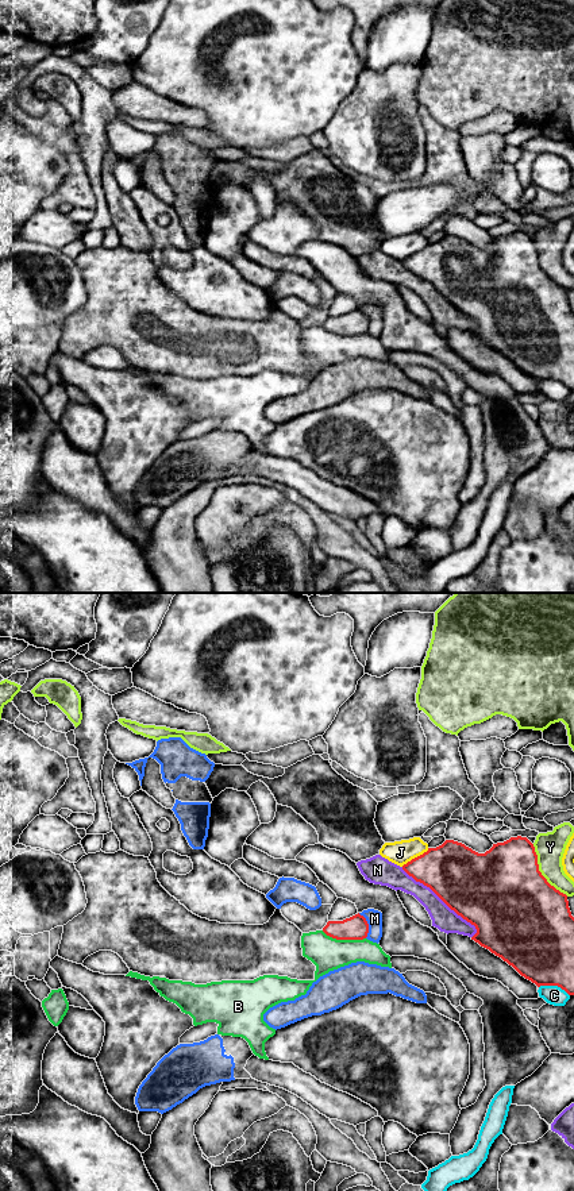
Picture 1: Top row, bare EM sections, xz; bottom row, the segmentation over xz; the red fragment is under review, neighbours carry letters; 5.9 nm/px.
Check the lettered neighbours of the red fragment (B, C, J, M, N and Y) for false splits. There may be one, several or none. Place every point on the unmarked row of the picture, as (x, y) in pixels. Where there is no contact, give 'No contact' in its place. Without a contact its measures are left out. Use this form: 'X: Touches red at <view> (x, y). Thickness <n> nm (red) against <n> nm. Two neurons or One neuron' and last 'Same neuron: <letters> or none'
B: Touches red at xz (343, 334). Thickness 140 nm (red) against 200 nm. Two neurons
C: Touches red at xz (554, 380). Thickness 400 nm (red) against 110 nm. Two neurons
J: Touches red at xz (415, 253). Thickness 340 nm (red) against 140 nm. Two neurons
M: Touches red at xz (368, 320). Thickness 140 nm (red) against 100 nm. Two neurons
N: Touches red at xz (440, 293). Thickness 420 nm (red) against 140 nm. Two neurons
Y: Touches red at xz (540, 268). Thickness 500 nm (red) against 180 nm. Two neurons
Same neuron: none

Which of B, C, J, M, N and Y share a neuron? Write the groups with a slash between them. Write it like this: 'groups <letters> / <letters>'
groups B / C / J / M / N / Y

